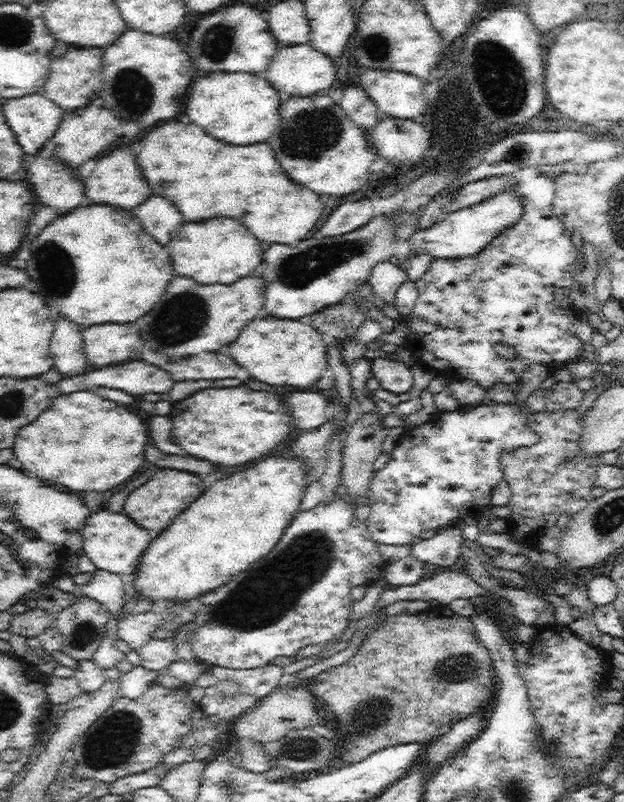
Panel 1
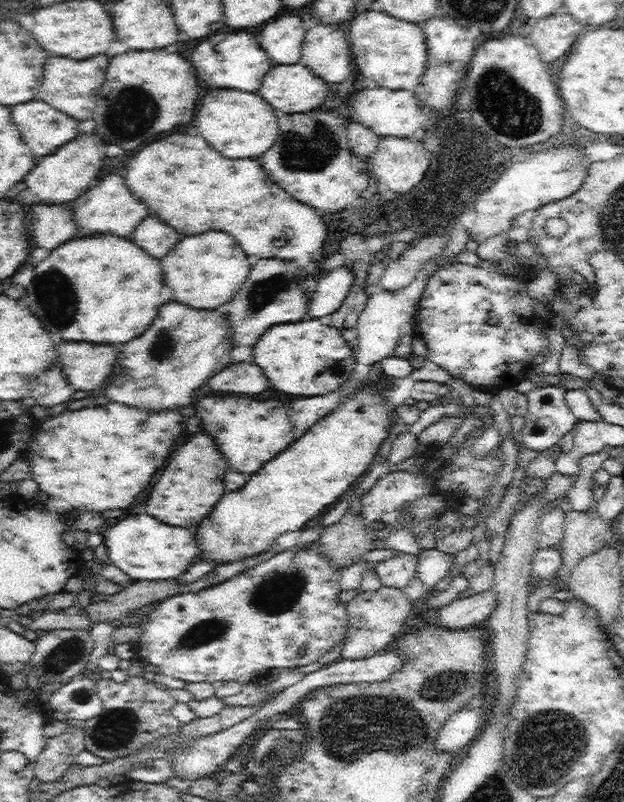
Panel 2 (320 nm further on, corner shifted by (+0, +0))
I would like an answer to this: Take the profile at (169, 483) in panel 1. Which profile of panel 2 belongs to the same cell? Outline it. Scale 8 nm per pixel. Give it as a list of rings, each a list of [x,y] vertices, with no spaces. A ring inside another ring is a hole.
[[[208,436],[190,438],[178,448],[172,460],[164,466],[158,482],[152,486],[152,492],[144,504],[146,514],[168,526],[192,526],[210,513],[212,504],[216,504],[224,492],[224,484],[220,480],[224,470],[226,464],[220,460],[220,452],[216,452],[216,446],[208,440]]]

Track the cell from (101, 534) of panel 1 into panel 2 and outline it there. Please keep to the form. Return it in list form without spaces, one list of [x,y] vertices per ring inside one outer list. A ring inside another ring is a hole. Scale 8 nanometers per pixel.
[[[136,514],[120,520],[102,533],[105,551],[111,564],[136,581],[162,581],[176,579],[188,571],[192,564],[192,530],[166,526],[148,514]]]

